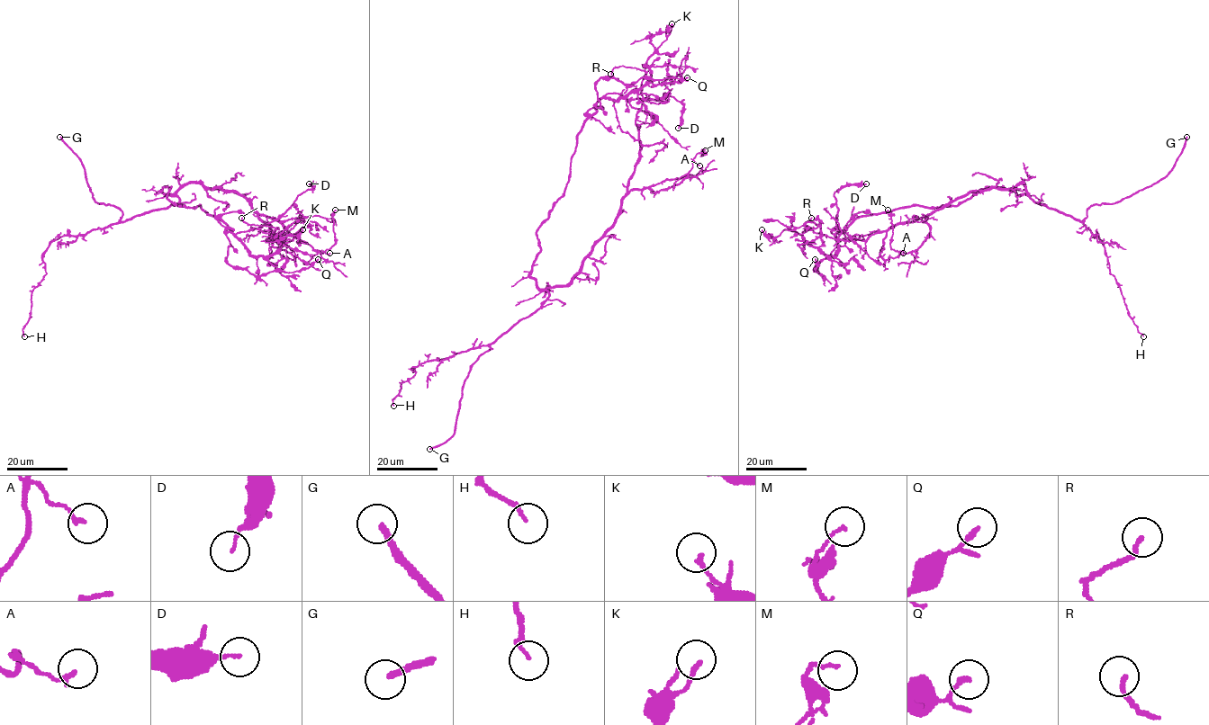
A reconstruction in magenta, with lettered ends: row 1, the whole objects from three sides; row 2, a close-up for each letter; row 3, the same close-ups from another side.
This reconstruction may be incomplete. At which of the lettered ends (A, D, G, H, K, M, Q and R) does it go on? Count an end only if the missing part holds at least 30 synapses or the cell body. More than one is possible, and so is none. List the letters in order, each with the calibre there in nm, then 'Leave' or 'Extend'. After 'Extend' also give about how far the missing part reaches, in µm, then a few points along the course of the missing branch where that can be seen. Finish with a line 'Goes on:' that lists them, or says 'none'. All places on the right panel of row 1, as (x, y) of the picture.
A: Thickness 150 nm. Leave
D: Thickness 120 nm. Leave
G: Thickness 200 nm. Extend. Missing length about 35 µm. Course of what is missing: (1186, 137), (1184, 124), (1168, 106), (1164, 86), (1159, 82), (1158, 86)
H: Thickness 140 nm. Leave
K: Thickness 160 nm. Leave
M: Thickness 100 nm. Leave
Q: Thickness 180 nm. Leave
R: Thickness 170 nm. Leave
Goes on: G

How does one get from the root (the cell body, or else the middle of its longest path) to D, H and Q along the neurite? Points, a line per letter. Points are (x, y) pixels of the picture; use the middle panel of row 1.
D: (531, 268), (540, 249), (536, 230), (564, 192), (577, 134), (600, 99), (672, 95), (682, 105), (678, 128)
H: (531, 268), (536, 285), (549, 294), (539, 308), (491, 344), (413, 368), (416, 374), (401, 383), (393, 406)
Q: (531, 268), (540, 249), (536, 230), (564, 192), (577, 134), (599, 106), (595, 84), (687, 77)

